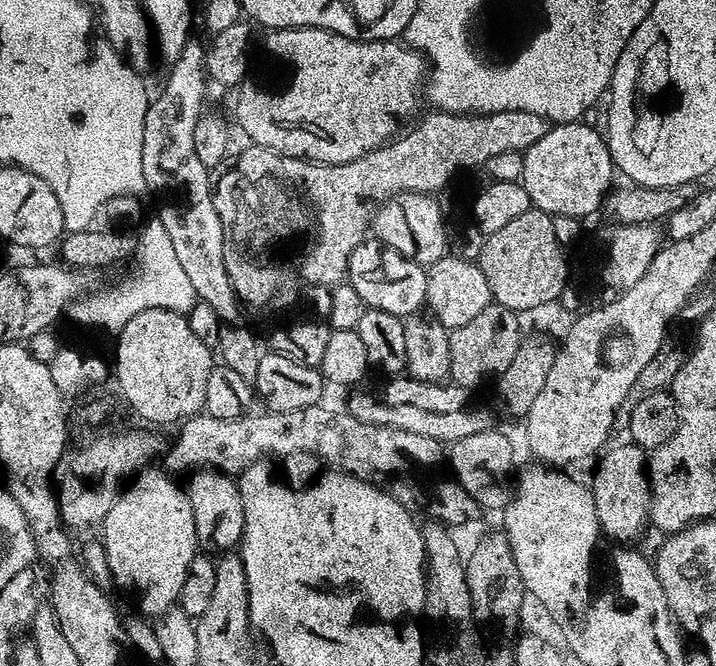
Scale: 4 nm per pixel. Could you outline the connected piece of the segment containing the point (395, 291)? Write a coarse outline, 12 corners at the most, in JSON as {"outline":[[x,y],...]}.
{"outline":[[366,238],[346,280],[365,306],[403,318],[425,307],[425,265]]}

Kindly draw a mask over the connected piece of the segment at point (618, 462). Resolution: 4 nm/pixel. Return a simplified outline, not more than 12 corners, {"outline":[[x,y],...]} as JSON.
{"outline":[[646,452],[599,457],[590,487],[601,533],[632,542],[650,524]]}

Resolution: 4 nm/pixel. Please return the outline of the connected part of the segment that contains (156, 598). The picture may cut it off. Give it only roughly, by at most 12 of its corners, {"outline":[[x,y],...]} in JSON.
{"outline":[[149,466],[102,525],[112,584],[145,618],[198,554],[187,491]]}

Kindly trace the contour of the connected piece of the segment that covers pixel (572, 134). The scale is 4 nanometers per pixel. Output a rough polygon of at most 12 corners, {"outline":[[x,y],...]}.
{"outline":[[560,122],[524,152],[522,183],[549,216],[601,211],[607,139]]}

